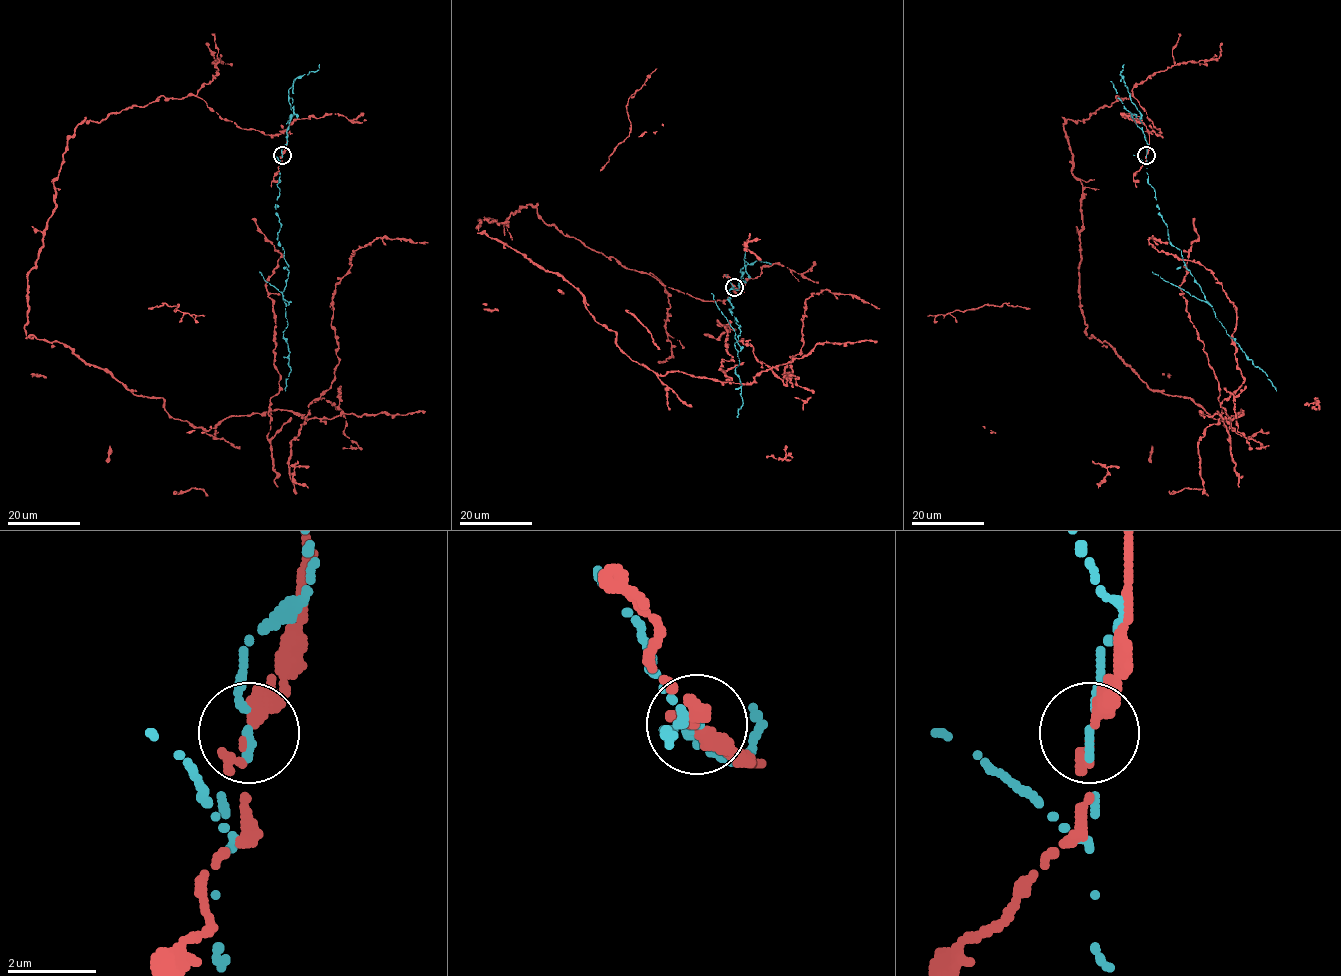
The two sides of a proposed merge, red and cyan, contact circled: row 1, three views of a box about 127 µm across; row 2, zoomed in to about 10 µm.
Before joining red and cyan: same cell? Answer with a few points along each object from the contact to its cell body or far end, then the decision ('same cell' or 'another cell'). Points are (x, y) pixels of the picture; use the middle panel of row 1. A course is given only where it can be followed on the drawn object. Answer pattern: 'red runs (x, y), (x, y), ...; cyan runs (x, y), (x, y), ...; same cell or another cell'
red runs (734, 287), (663, 285), (528, 204), (476, 228), (662, 375), (762, 362), (785, 385), (813, 293), (880, 308); cyan runs (734, 287), (727, 300), (741, 331), (734, 345), (739, 358), (735, 372), (742, 385), (737, 417); another cell

